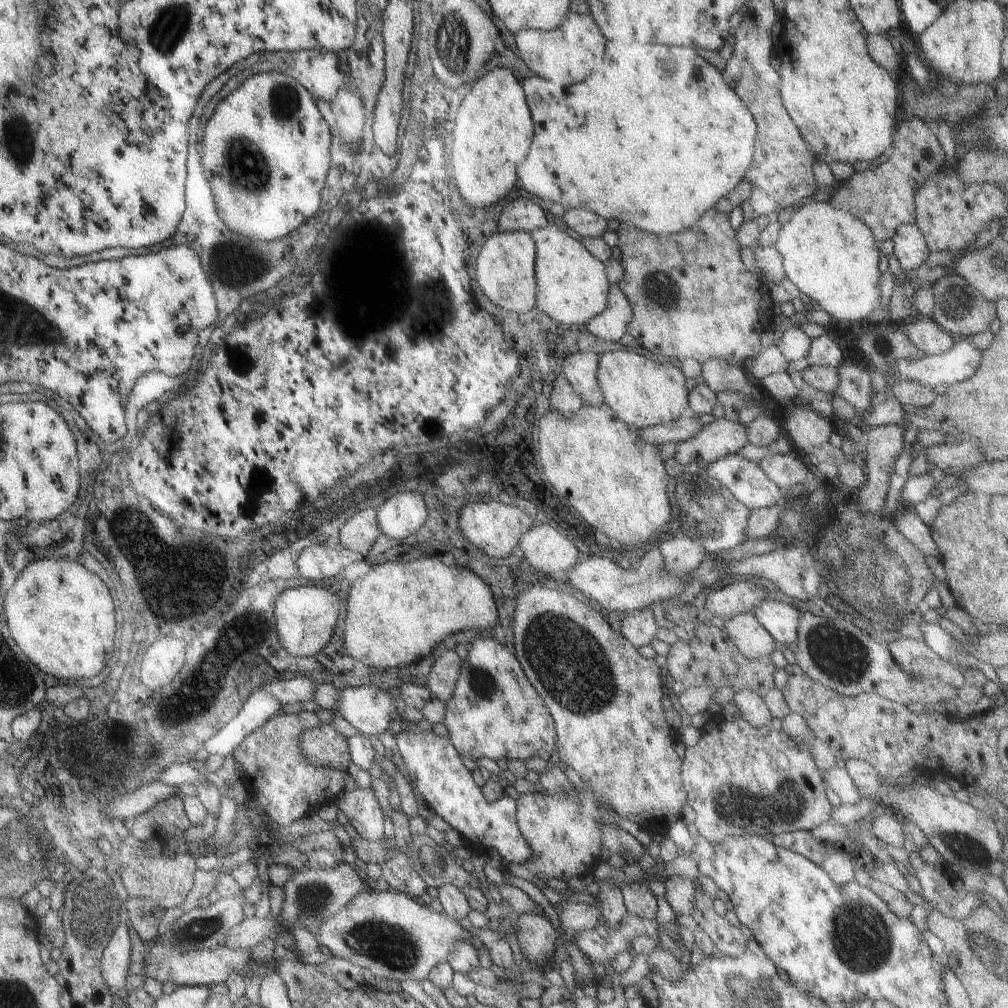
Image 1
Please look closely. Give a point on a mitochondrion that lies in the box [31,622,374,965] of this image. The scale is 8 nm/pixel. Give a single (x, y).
(91, 909)

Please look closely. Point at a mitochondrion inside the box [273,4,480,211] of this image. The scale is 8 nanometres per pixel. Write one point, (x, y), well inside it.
(462, 42)

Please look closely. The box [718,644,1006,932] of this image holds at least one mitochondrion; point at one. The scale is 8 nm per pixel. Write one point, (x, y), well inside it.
(963, 845)

